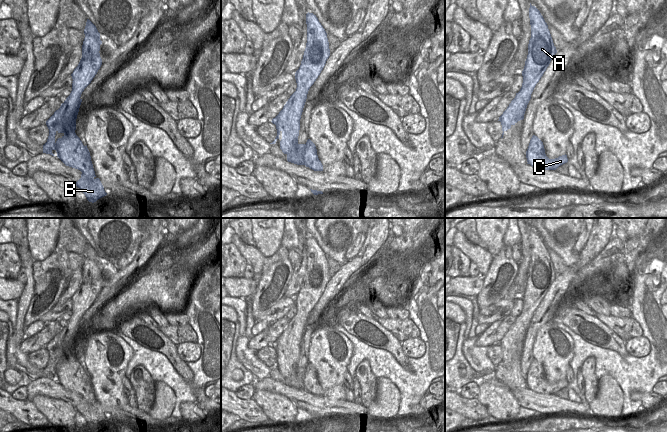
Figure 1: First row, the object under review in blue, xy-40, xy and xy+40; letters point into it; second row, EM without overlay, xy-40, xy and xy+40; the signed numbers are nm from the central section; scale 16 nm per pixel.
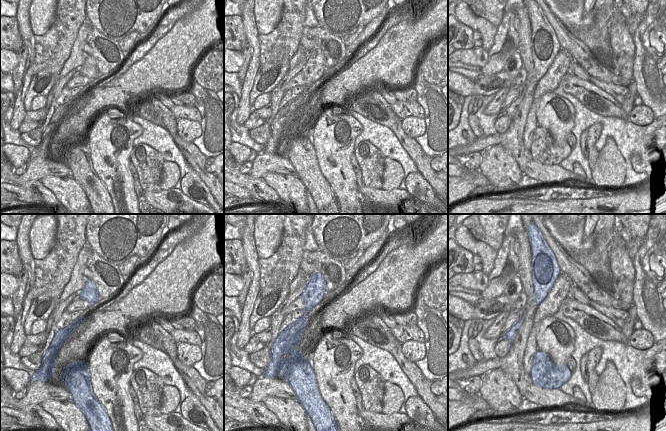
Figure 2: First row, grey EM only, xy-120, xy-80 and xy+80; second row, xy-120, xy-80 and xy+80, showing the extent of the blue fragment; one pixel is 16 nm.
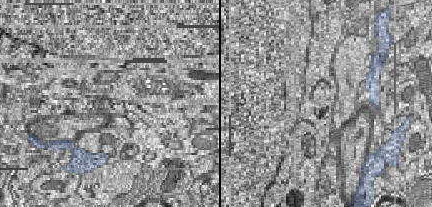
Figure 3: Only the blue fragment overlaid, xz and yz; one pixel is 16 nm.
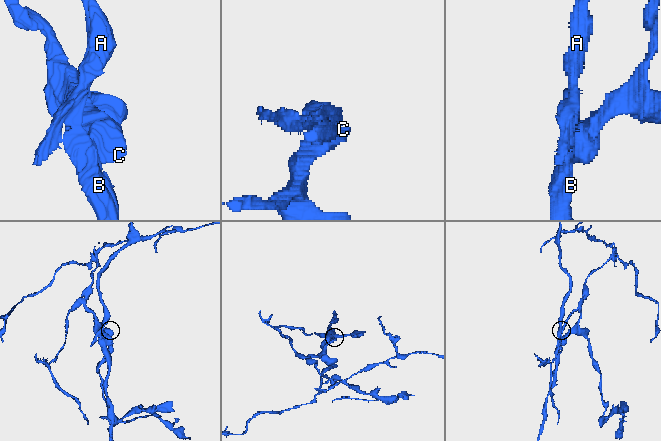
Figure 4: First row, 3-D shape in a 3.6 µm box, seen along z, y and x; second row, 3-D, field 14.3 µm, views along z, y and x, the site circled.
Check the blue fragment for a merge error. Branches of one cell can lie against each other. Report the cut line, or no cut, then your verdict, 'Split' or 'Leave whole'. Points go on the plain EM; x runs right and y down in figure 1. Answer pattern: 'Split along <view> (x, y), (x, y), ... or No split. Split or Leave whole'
Split along xy (305, 368), (304, 386), (308, 390). Split

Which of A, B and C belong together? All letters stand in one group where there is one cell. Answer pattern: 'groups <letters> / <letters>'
groups A B / C

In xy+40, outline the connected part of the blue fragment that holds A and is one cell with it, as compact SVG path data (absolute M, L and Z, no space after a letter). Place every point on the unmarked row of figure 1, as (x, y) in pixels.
M531 227L529 232L529 242L531 249L531 262L528 268L527 283L522 295L523 307L520 315L516 317L515 322L511 325L507 333L499 341L498 345L501 346L503 355L501 362L503 362L504 356L510 353L512 349L515 349L518 345L524 343L527 329L531 323L531 318L536 308L539 306L547 291L549 290L551 284L557 277L547 247L545 246L540 235L535 230L532 230Z

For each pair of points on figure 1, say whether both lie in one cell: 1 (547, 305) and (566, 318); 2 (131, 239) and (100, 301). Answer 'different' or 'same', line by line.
1: different
2: different

